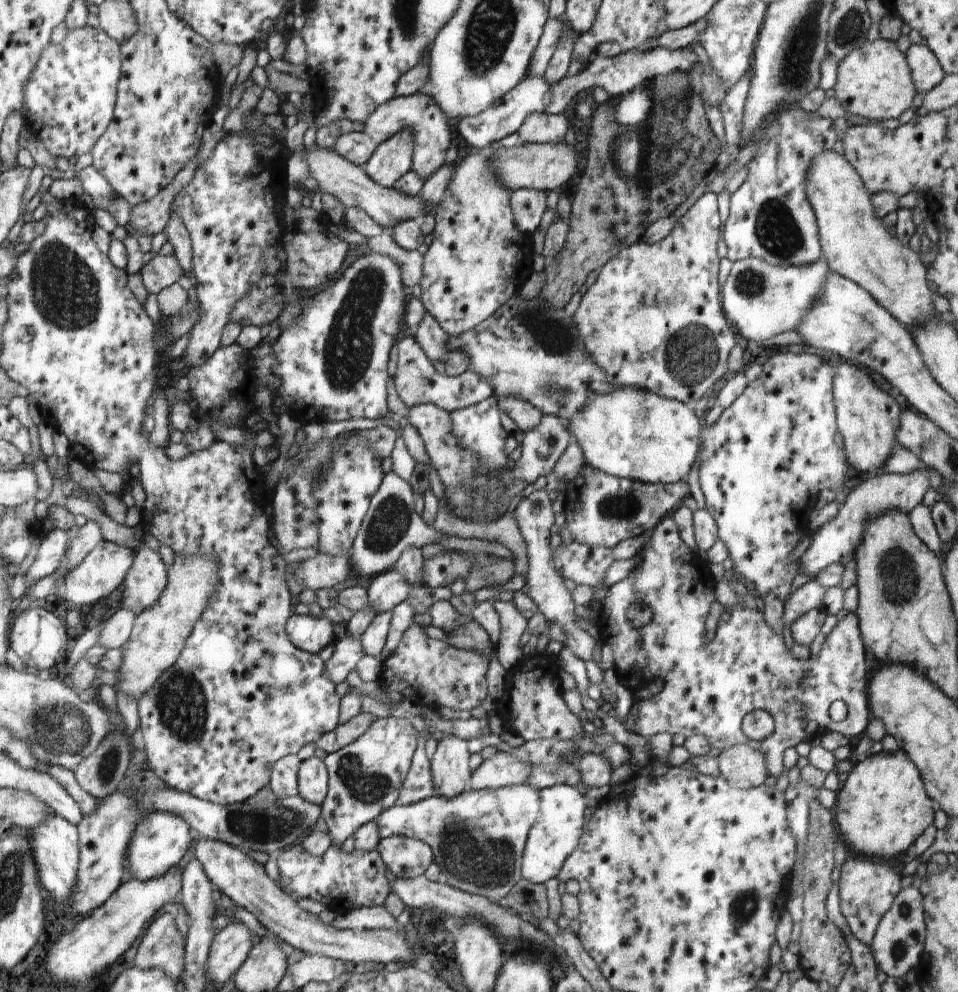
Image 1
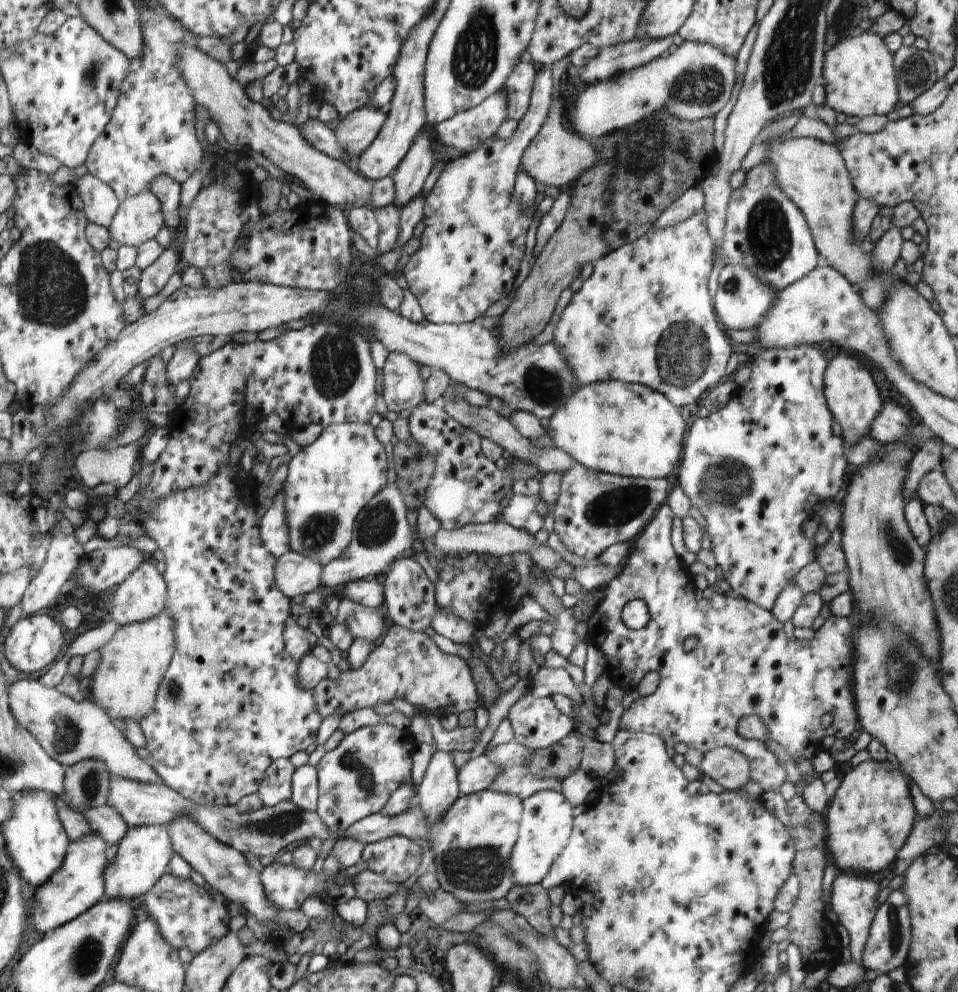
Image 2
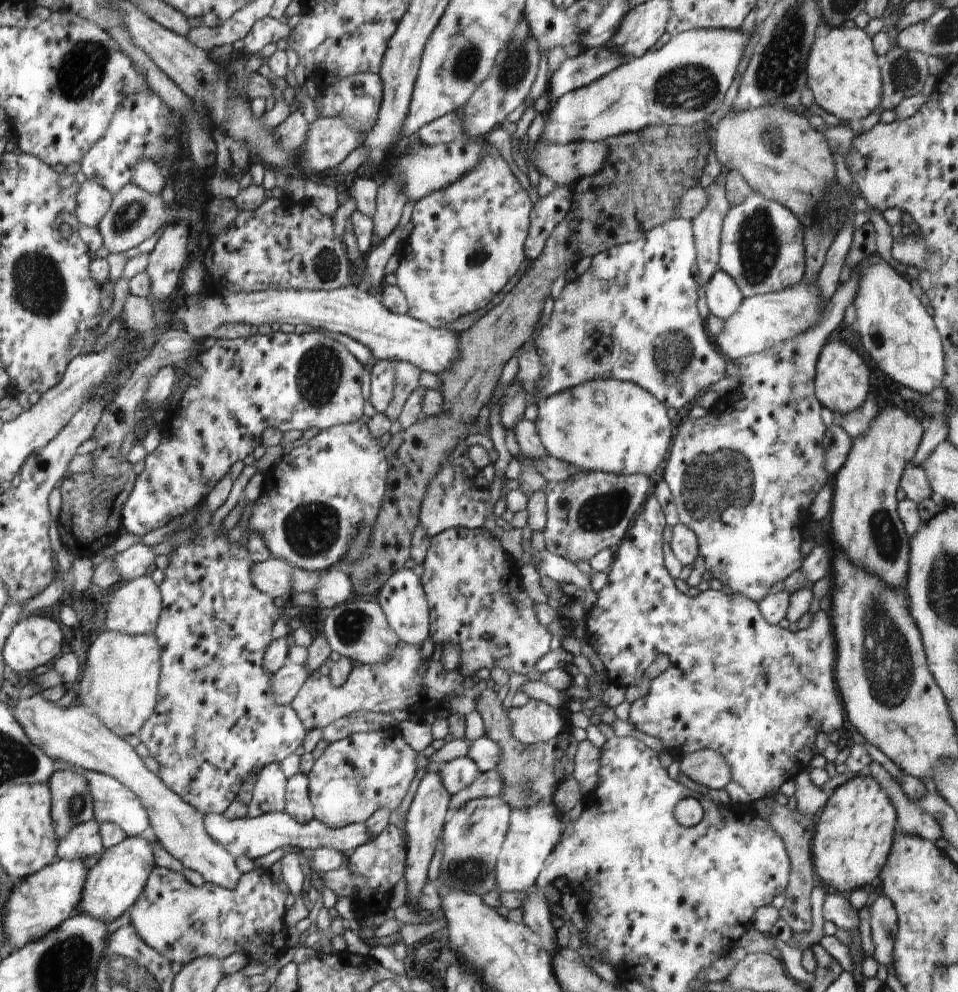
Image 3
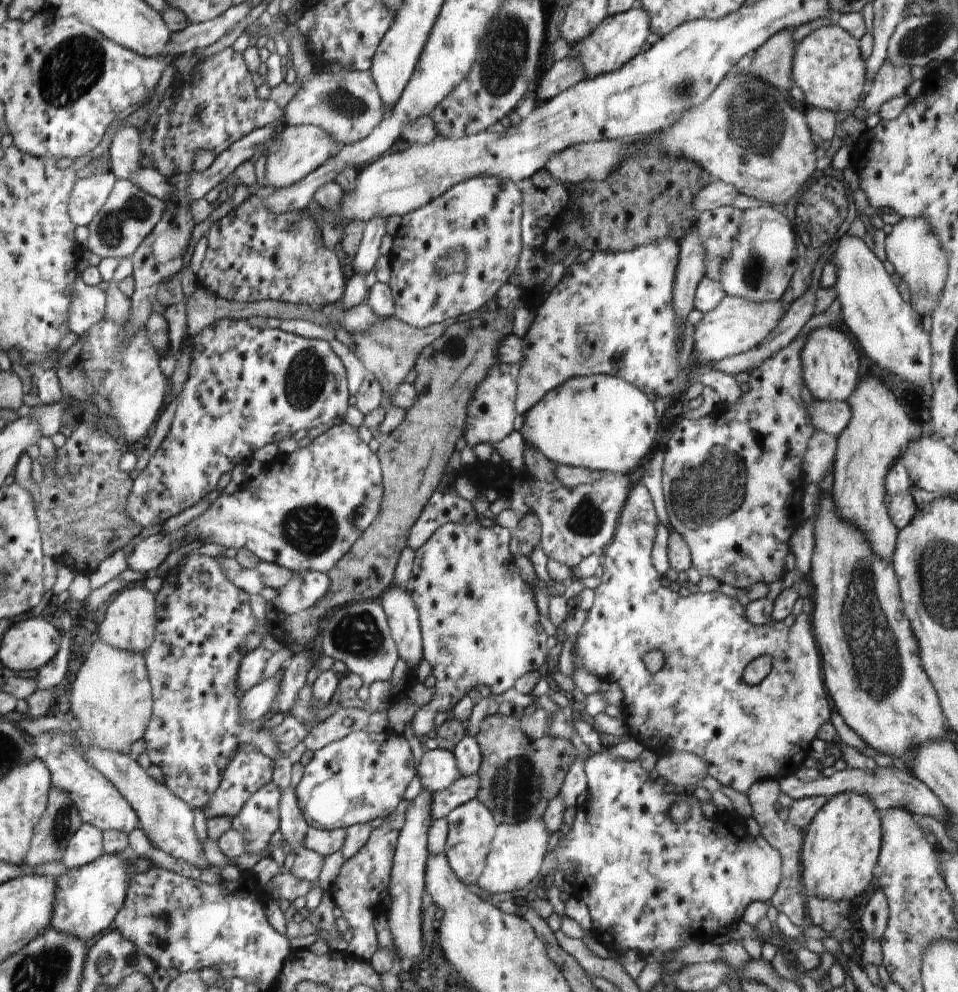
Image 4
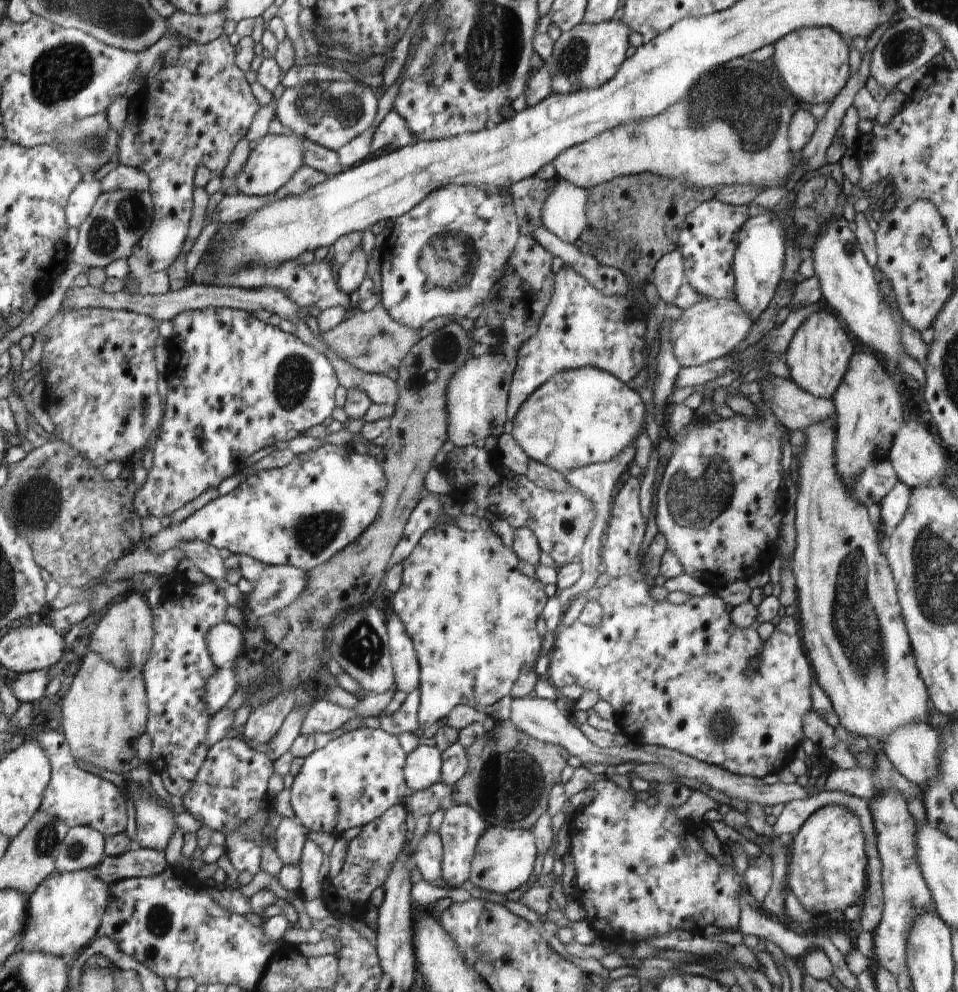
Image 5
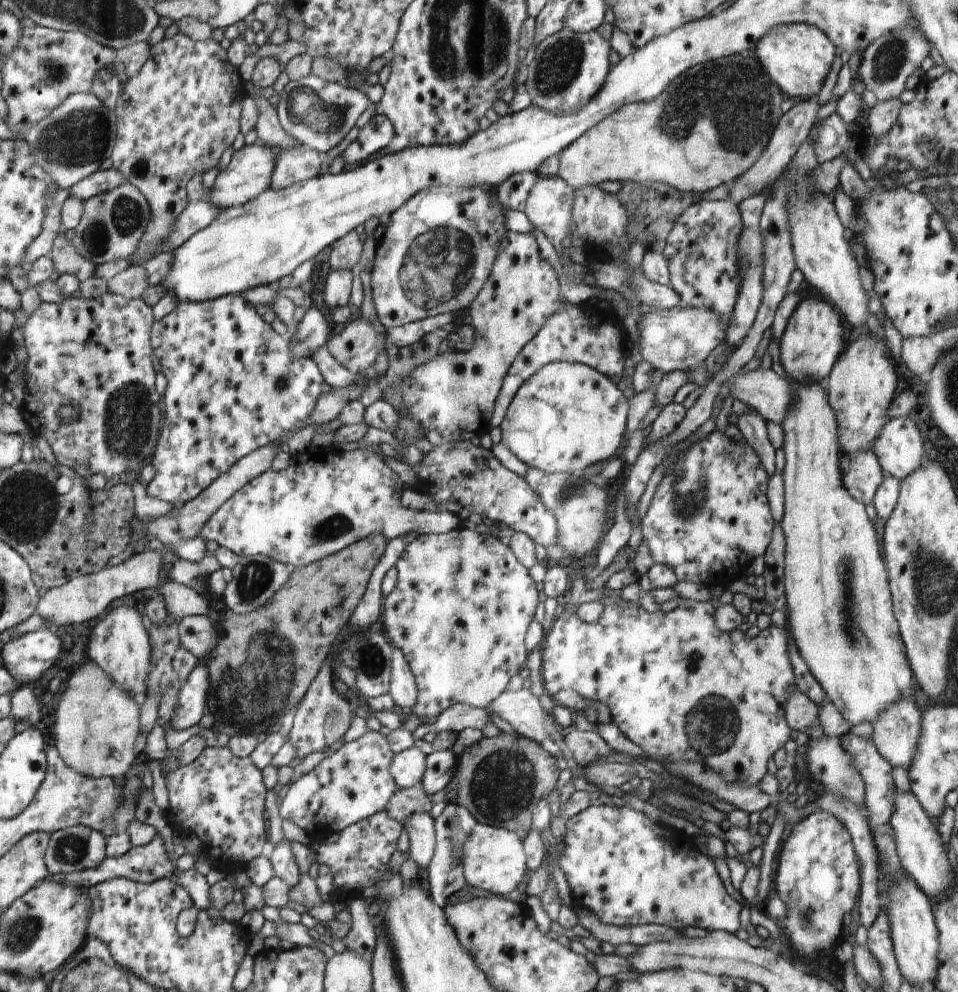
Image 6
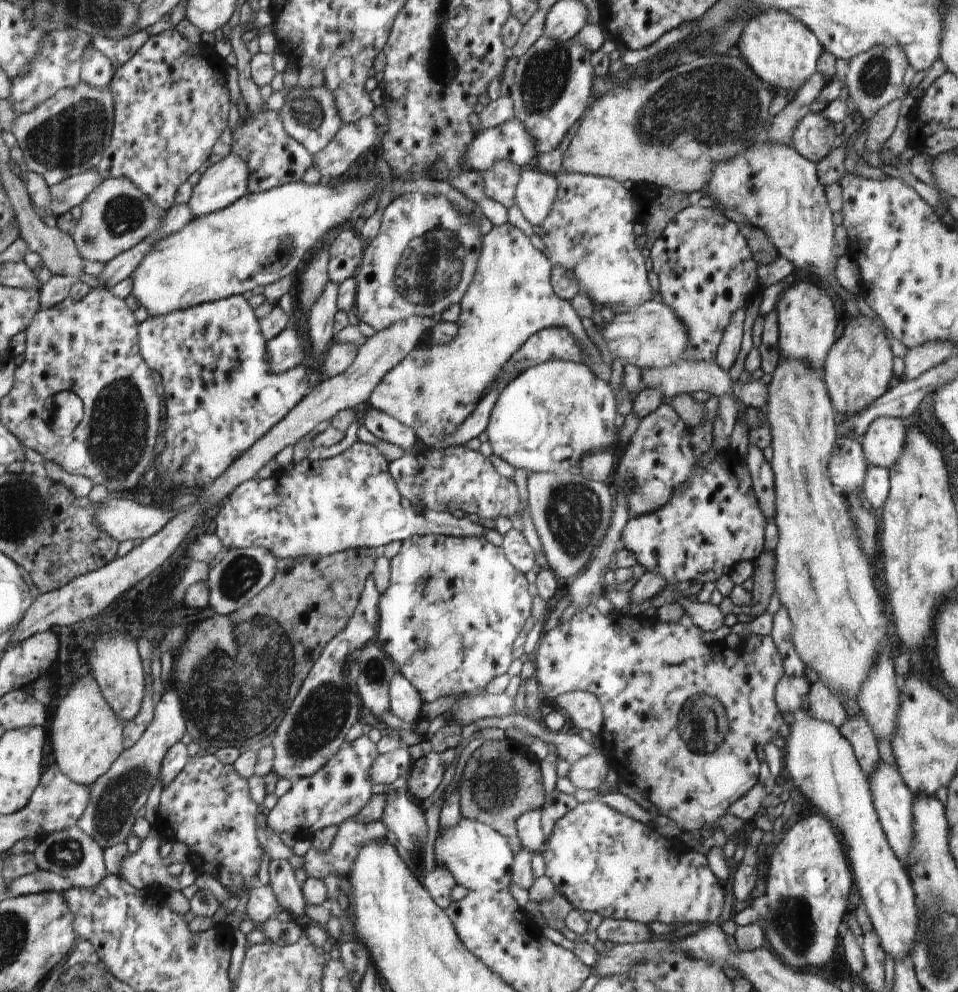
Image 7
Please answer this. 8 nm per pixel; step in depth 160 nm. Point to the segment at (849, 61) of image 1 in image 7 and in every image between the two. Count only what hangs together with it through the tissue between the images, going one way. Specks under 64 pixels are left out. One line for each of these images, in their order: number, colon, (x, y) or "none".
2: (860, 80)
3: (843, 72)
4: (827, 65)
5: (813, 62)
6: (797, 57)
7: (779, 48)

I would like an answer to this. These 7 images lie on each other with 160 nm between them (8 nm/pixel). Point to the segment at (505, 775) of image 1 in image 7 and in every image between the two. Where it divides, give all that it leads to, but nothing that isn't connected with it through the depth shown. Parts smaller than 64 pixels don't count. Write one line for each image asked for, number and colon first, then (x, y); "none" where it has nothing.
2: (476, 775)
3: (456, 774)
4: (437, 769)
5: (422, 768)
6: (407, 767)
7: (387, 767)

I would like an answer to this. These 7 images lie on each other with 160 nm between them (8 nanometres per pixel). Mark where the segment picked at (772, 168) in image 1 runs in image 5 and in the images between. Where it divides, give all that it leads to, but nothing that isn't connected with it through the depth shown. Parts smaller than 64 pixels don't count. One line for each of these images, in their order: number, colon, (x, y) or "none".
2: (765, 231)
3: (762, 248)
4: (763, 260)
5: (758, 260)

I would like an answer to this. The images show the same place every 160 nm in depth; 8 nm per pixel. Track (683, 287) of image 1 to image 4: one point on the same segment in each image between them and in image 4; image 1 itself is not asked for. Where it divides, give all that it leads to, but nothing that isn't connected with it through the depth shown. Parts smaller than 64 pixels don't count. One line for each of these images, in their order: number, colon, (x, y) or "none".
2: (644, 315)
3: (632, 315)
4: (612, 315)

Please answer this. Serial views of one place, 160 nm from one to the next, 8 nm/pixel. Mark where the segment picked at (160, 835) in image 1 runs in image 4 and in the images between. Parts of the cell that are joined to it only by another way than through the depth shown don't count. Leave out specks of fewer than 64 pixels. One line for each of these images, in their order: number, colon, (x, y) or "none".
2: (144, 852)
3: (114, 883)
4: (87, 898)

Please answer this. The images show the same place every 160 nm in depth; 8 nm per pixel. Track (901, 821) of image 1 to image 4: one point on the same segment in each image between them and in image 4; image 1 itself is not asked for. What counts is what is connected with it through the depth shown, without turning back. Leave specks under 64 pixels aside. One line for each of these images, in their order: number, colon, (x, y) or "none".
2: (868, 819)
3: (854, 833)
4: (840, 847)

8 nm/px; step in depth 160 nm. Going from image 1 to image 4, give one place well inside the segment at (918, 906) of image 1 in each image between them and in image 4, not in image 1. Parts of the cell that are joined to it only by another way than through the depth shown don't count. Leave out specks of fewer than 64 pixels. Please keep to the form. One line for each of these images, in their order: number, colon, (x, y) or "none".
2: (887, 946)
3: (883, 919)
4: (874, 919)

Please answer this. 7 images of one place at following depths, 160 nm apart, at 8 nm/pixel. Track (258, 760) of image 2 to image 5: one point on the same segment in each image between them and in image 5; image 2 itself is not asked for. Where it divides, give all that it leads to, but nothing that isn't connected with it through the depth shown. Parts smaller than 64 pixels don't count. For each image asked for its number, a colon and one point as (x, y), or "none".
3: (215, 723)
4: (203, 619)
5: (176, 674)

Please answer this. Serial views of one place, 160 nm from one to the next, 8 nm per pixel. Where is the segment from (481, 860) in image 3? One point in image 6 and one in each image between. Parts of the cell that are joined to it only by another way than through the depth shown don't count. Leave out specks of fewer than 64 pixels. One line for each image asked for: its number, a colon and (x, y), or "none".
4: (471, 827)
5: (461, 828)
6: (452, 827)

